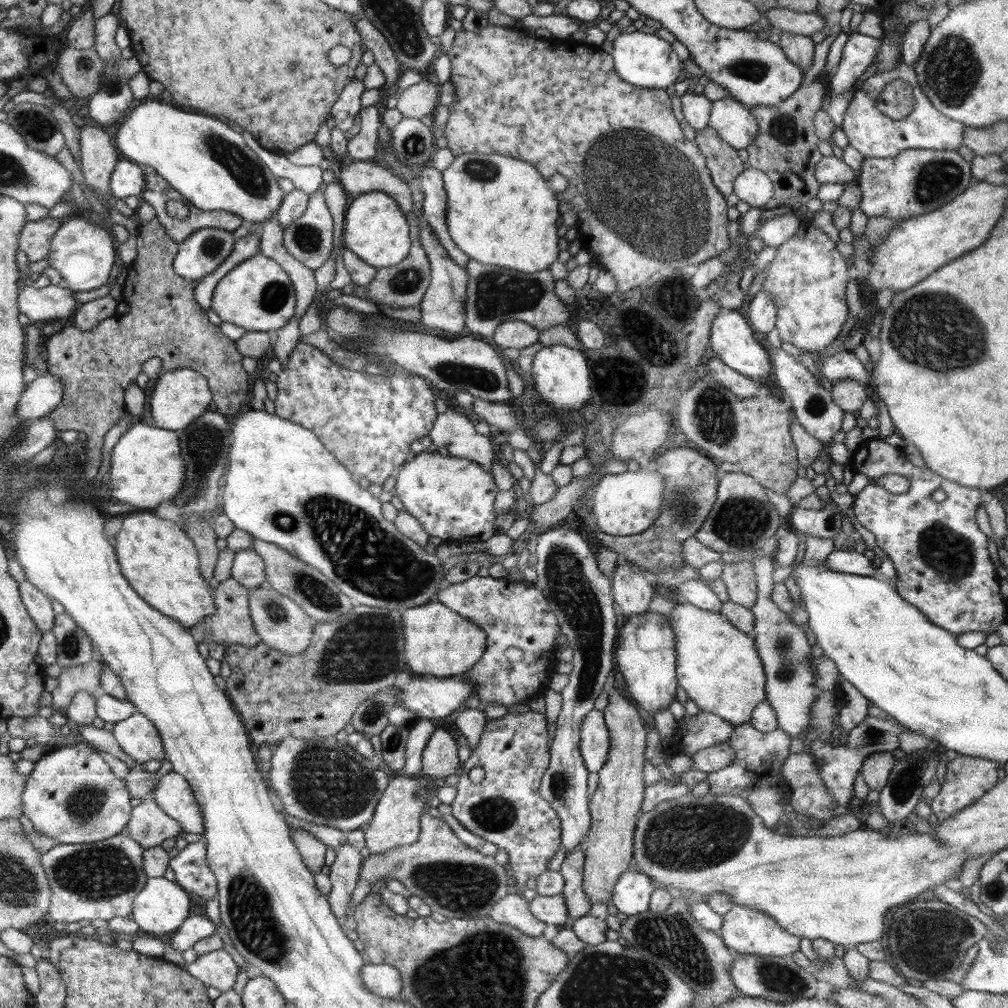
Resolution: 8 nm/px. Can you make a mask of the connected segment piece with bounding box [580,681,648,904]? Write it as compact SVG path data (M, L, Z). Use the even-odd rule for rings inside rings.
M612 681L607 689L609 699L603 710L603 717L609 732L610 748L607 761L597 772L598 787L589 799L590 831L580 845L585 857L582 889L591 904L606 904L612 897L614 885L620 875L628 871L633 858L634 834L638 816L642 812L646 787L643 781L643 766L646 761L644 749L648 730L640 719L636 704L630 702L630 698L624 697L622 692L613 686Z

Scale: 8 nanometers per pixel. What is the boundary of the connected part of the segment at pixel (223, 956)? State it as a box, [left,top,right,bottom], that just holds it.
[186,949,239,993]

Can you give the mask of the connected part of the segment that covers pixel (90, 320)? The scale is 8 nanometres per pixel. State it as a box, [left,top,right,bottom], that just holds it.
[74,295,119,330]

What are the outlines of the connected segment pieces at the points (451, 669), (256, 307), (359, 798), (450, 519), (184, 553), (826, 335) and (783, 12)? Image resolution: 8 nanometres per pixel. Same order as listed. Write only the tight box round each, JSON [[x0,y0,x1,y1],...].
[[400,600,485,677],[211,253,296,333],[269,735,390,833],[393,451,498,542],[115,512,217,630],[762,217,849,351],[763,7,827,37]]

